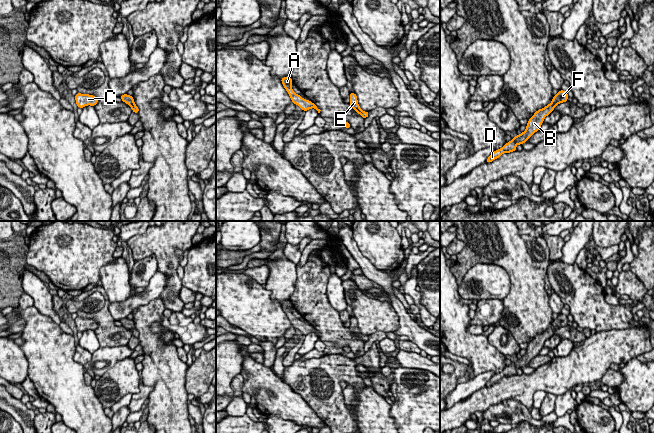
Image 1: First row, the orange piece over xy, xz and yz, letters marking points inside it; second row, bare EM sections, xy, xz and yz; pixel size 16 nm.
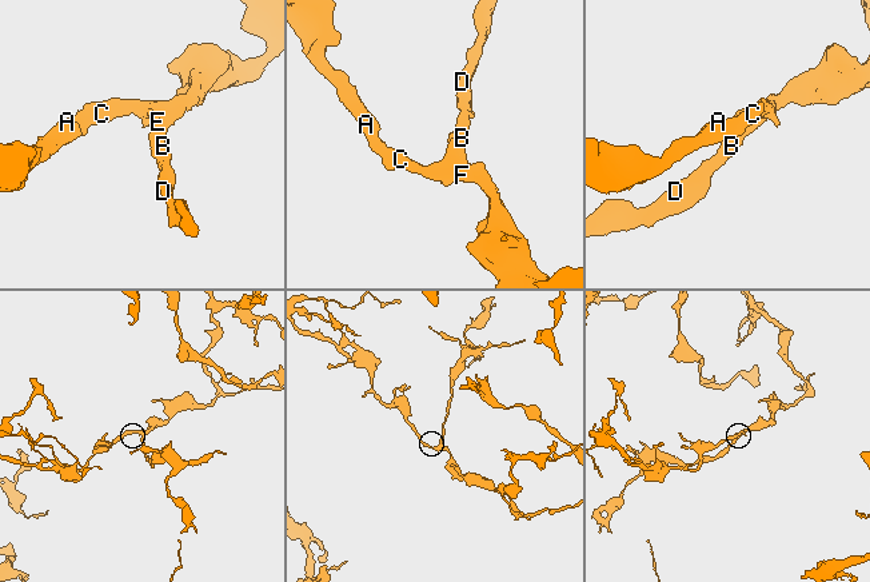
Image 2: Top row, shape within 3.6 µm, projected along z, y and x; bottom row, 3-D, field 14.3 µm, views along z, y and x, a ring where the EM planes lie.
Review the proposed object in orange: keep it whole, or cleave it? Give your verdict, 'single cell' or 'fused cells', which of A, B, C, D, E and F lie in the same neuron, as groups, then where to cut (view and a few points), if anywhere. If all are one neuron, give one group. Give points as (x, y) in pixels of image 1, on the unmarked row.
single cell; A B C D E F; no cut

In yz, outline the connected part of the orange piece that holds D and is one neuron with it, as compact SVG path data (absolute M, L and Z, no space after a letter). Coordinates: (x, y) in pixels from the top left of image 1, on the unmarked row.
M559 314L559 316L553 320L552 326L542 333L537 334L534 339L529 342L526 348L526 354L520 359L515 359L510 366L507 366L501 373L495 374L486 384L486 387L490 387L496 384L504 377L511 377L516 375L516 370L518 368L524 368L535 356L539 354L546 340L554 335L554 332L560 328L568 325L568 317L564 314Z

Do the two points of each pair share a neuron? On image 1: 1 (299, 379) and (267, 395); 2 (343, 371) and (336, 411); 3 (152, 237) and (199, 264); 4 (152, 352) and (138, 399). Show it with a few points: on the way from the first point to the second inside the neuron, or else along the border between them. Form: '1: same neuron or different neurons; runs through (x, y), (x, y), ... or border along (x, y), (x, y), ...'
1: different neurons; border along (280, 378), (297, 392), (304, 401)
2: same neuron; runs through (334, 381), (334, 401)
3: different neurons; border along (193, 245), (188, 249)
4: different neurons; border along (141, 382), (152, 388), (148, 398)

